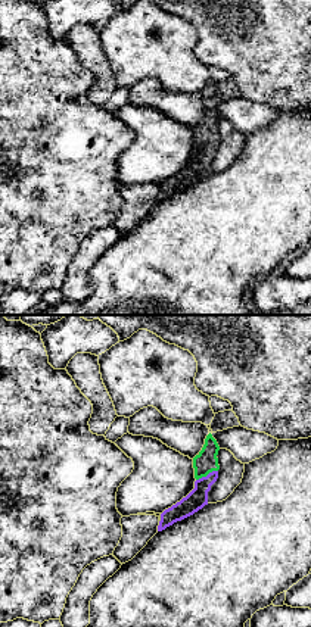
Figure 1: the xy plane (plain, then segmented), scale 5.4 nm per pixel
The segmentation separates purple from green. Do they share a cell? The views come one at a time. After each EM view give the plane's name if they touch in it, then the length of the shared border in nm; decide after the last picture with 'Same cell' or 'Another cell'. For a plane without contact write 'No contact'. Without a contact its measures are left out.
Touches purple in xy. Shared border 130 nm

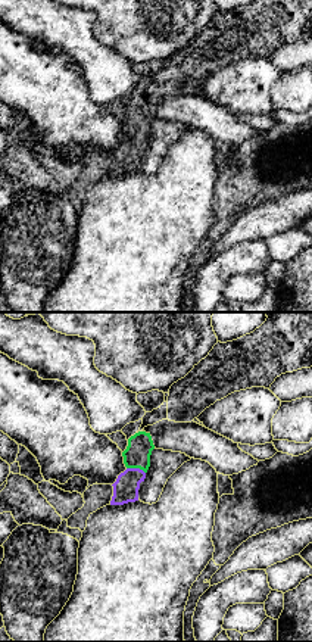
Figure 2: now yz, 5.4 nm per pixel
Touches purple in yz. Shared border 110 nm

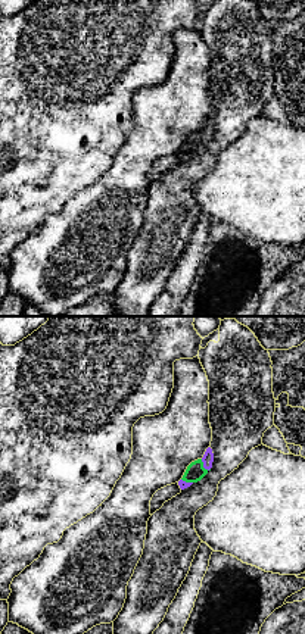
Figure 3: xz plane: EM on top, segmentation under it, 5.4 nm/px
Touches purple in xz. Shared border 80 nm

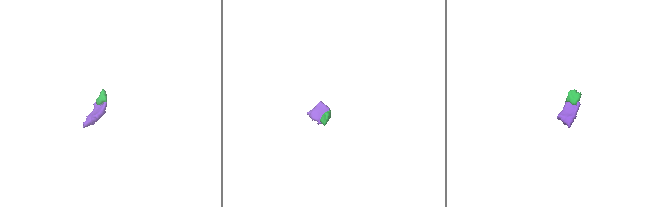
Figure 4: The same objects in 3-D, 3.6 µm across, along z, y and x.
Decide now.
Same cell

